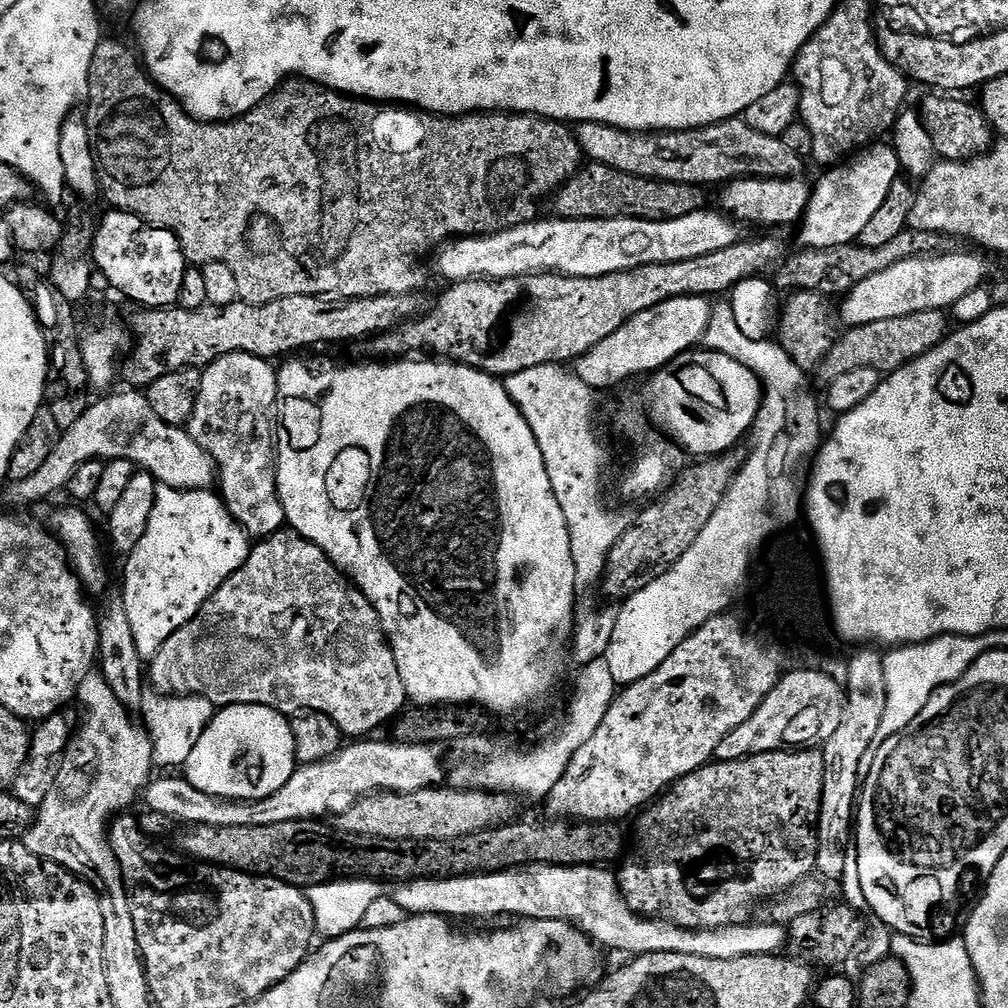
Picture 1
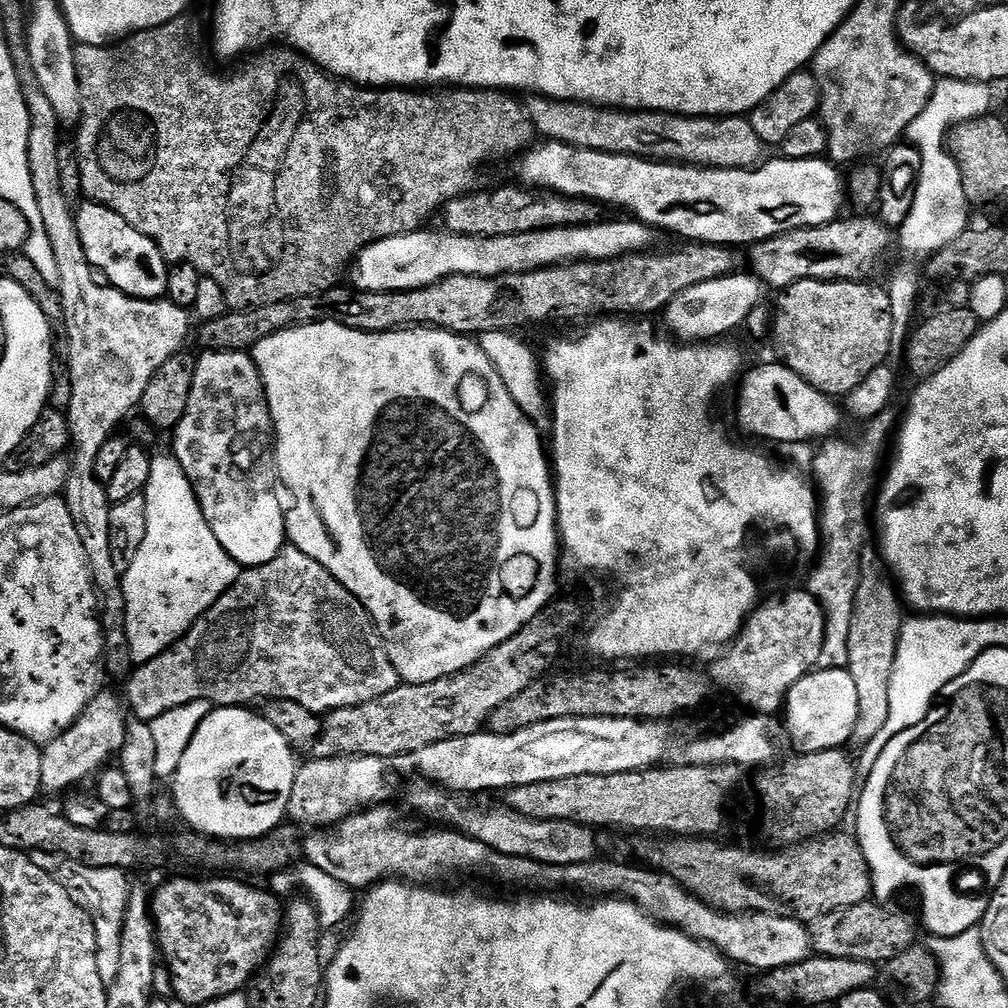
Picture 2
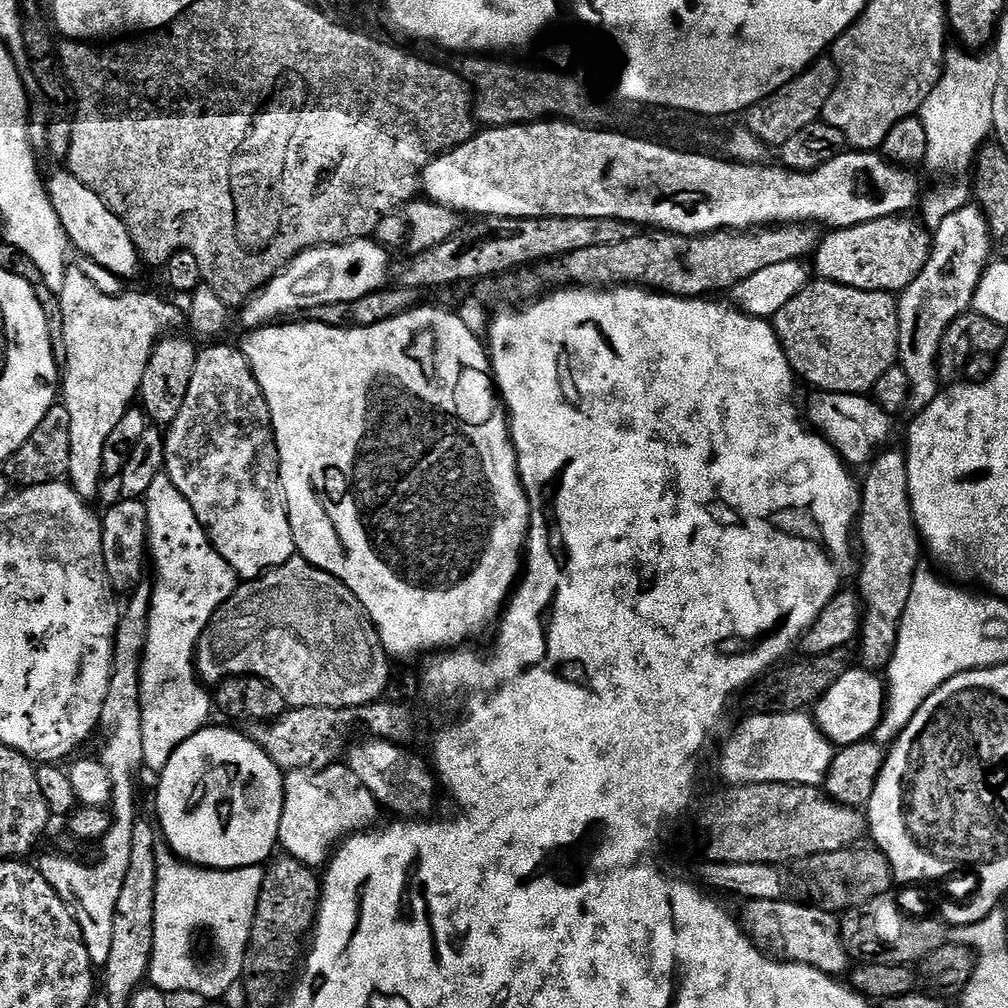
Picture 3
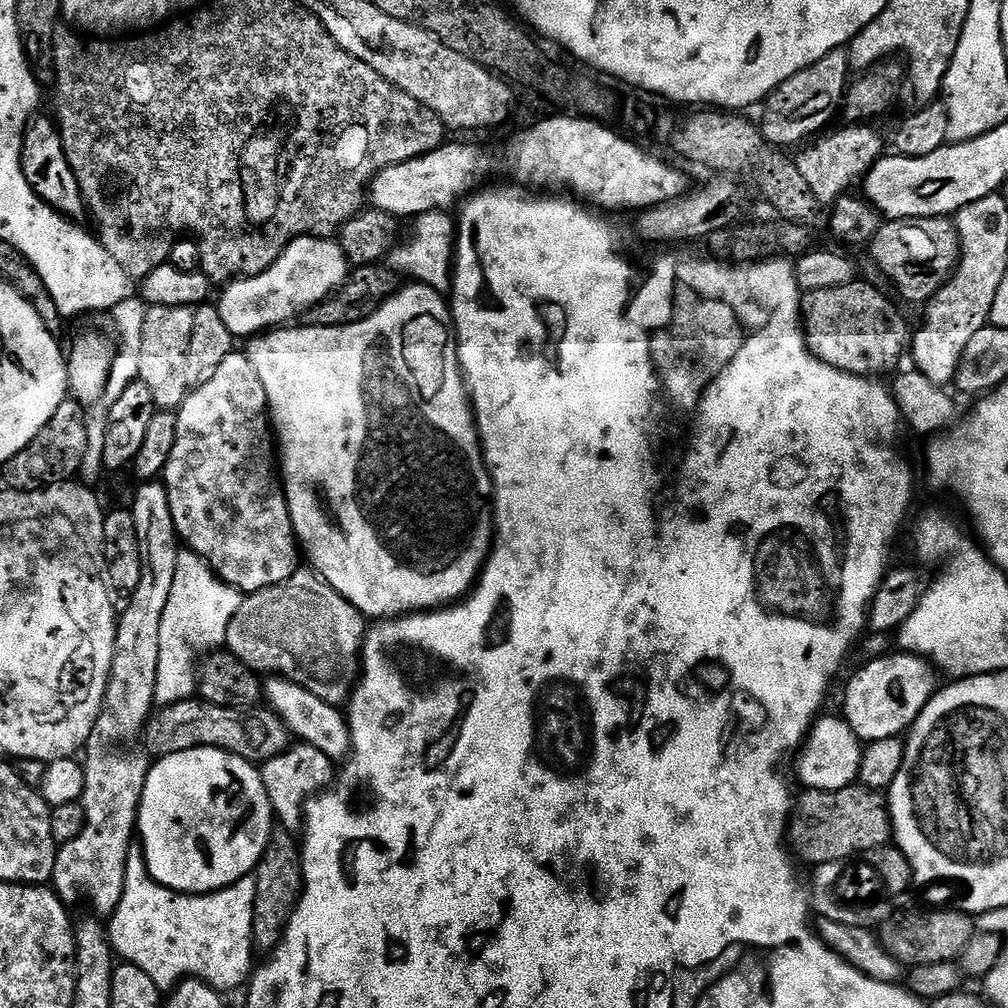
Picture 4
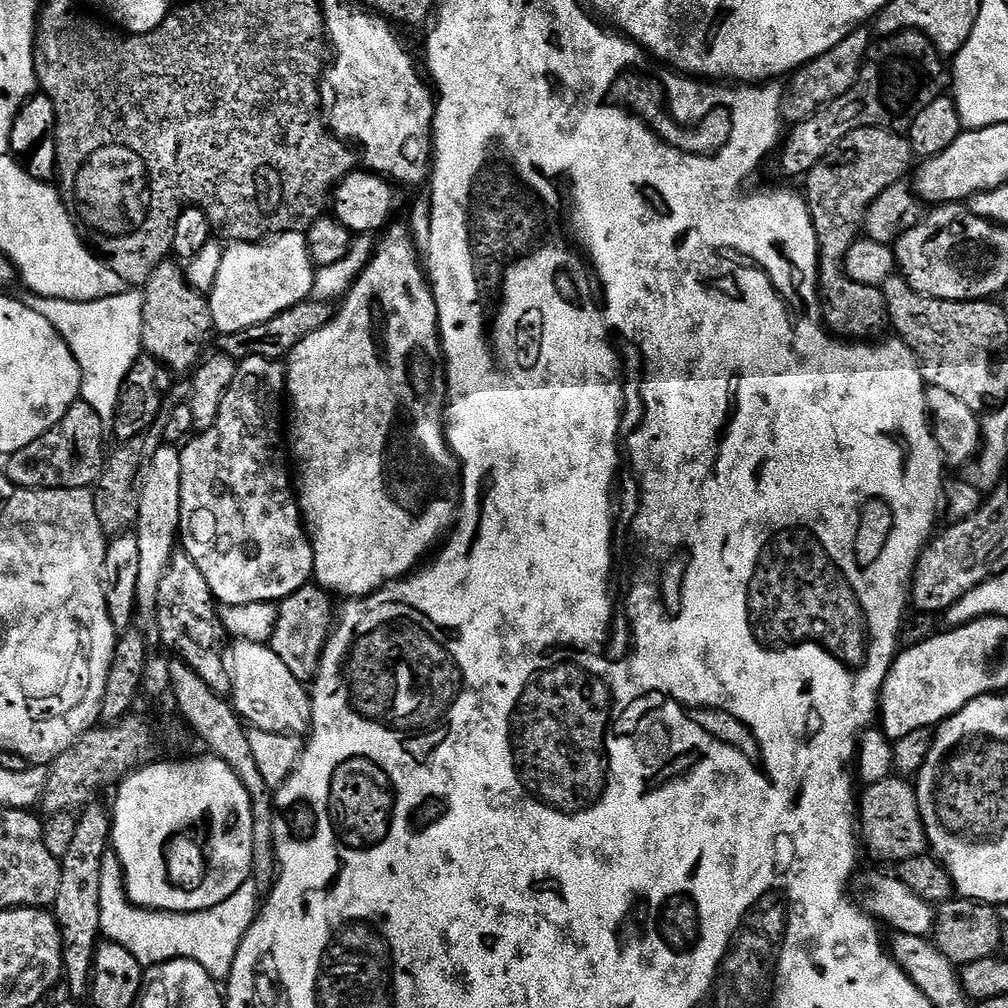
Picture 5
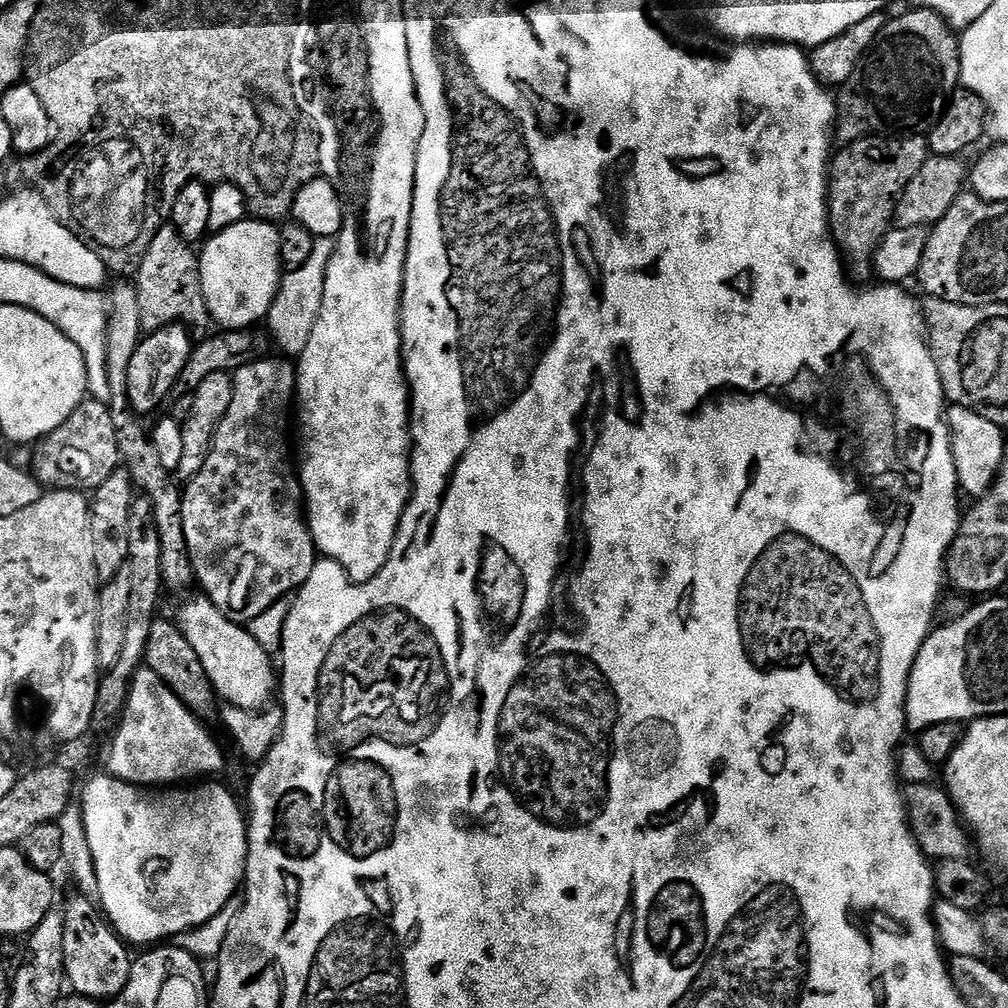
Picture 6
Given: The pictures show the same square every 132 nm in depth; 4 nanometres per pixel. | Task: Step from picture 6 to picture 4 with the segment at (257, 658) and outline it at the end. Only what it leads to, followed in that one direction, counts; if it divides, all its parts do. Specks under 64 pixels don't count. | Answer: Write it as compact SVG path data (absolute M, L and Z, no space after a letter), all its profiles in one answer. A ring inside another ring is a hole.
M283 678L269 679L263 685L262 692L267 707L276 712L282 722L286 722L297 741L322 750L322 754L326 754L333 762L343 761L351 753L352 733L348 730L345 713L337 705L322 702L322 698L310 694L310 690L298 686L293 680Z

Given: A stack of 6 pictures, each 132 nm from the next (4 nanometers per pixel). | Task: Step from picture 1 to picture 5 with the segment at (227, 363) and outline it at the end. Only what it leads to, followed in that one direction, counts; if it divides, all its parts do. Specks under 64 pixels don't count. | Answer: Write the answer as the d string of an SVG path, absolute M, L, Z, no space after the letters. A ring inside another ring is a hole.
M246 358L239 361L236 365L234 382L230 382L230 386L222 398L222 406L218 406L218 418L214 418L214 422L209 428L193 435L180 448L182 478L180 482L180 535L178 540L182 545L182 551L191 558L194 566L198 566L198 570L202 570L202 578L206 578L213 597L221 605L279 602L285 600L290 594L294 594L299 588L304 587L314 576L312 571L314 566L312 542L308 538L306 525L300 514L300 501L294 491L293 477L290 475L290 460L286 455L286 432L285 429L284 432L280 429L280 403L285 403L285 400L286 368L281 361L270 358Z

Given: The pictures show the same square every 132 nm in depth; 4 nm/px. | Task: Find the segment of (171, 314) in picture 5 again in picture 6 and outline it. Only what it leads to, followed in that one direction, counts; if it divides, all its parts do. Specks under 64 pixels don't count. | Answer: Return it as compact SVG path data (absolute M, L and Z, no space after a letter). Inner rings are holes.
M165 226L154 234L150 250L146 250L140 268L134 273L134 287L138 294L140 326L145 333L156 332L171 324L181 323L195 330L209 323L208 307L200 285L197 249L185 242L176 228Z

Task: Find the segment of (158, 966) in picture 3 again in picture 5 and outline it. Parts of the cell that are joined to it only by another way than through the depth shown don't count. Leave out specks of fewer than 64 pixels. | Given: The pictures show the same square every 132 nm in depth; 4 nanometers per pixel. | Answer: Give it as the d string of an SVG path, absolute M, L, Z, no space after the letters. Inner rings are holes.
M109 848L102 856L101 879L101 921L99 923L101 935L110 942L118 943L136 957L144 968L156 967L172 960L192 960L198 962L213 980L225 981L233 968L234 958L237 956L238 946L245 937L250 926L259 915L260 893L257 884L250 878L242 884L226 901L218 906L207 908L200 912L164 912L149 908L139 908L128 897L125 890L123 868L117 852Z

